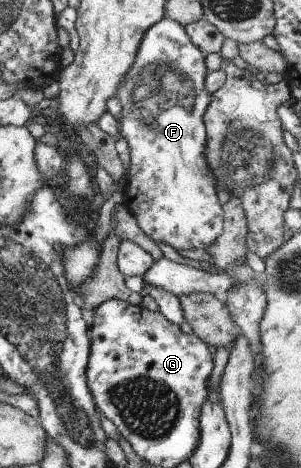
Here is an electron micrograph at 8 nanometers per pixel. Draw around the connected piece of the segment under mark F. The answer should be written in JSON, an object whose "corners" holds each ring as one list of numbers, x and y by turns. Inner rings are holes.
{"corners":[[165,16,143,34,132,66,124,74,116,96,121,112,118,116,118,137,126,140,129,149,129,170,124,188,124,205,135,218,138,228,152,242,167,244,176,252,206,250,220,234,223,214,215,191,216,180,204,154,206,134,203,114,209,94,204,88,205,55,190,42,183,26]]}

